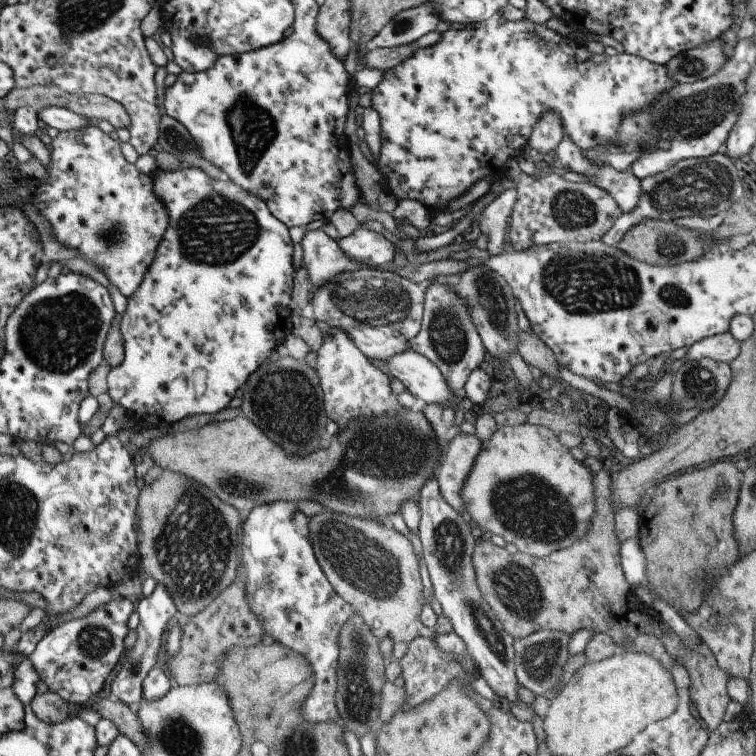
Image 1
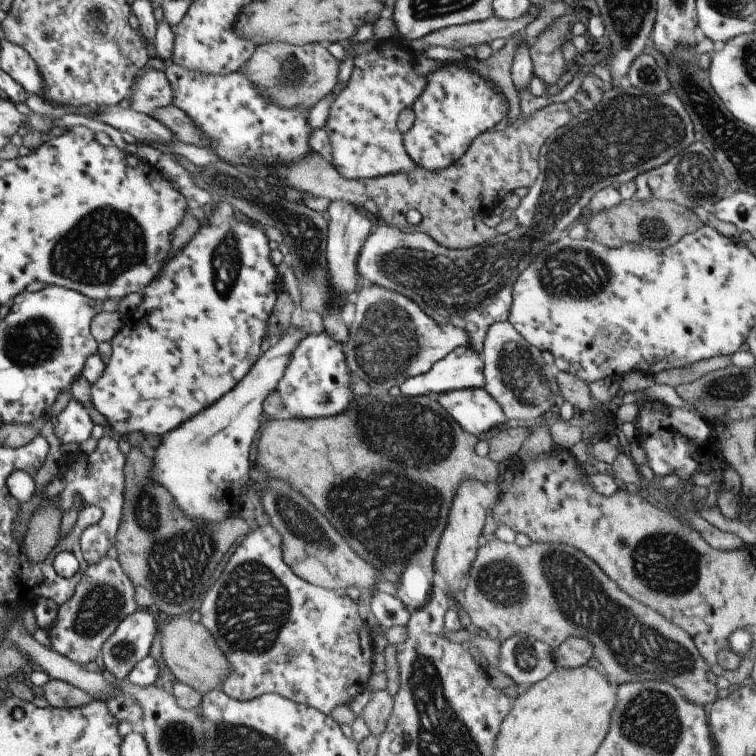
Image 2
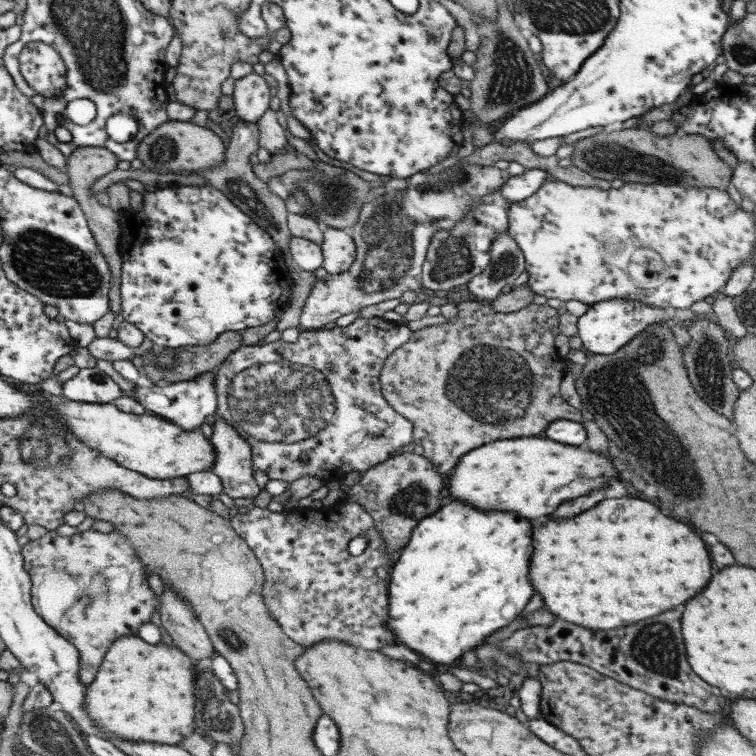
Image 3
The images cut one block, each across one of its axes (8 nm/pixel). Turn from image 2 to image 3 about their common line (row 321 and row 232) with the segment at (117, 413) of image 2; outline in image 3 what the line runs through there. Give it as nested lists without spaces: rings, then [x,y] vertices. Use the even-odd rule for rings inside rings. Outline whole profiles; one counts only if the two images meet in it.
[[[212,185],[203,186],[180,186],[180,188],[160,188],[160,192],[145,191],[143,193],[143,206],[141,209],[132,208],[118,213],[118,222],[124,229],[123,245],[121,248],[121,278],[120,296],[122,299],[122,316],[139,328],[148,340],[158,348],[170,348],[177,350],[186,345],[204,346],[214,341],[220,334],[225,332],[240,331],[247,333],[256,326],[268,324],[282,316],[290,301],[293,282],[291,269],[287,267],[283,253],[274,244],[270,237],[248,214],[244,214],[238,206],[220,190]]]

